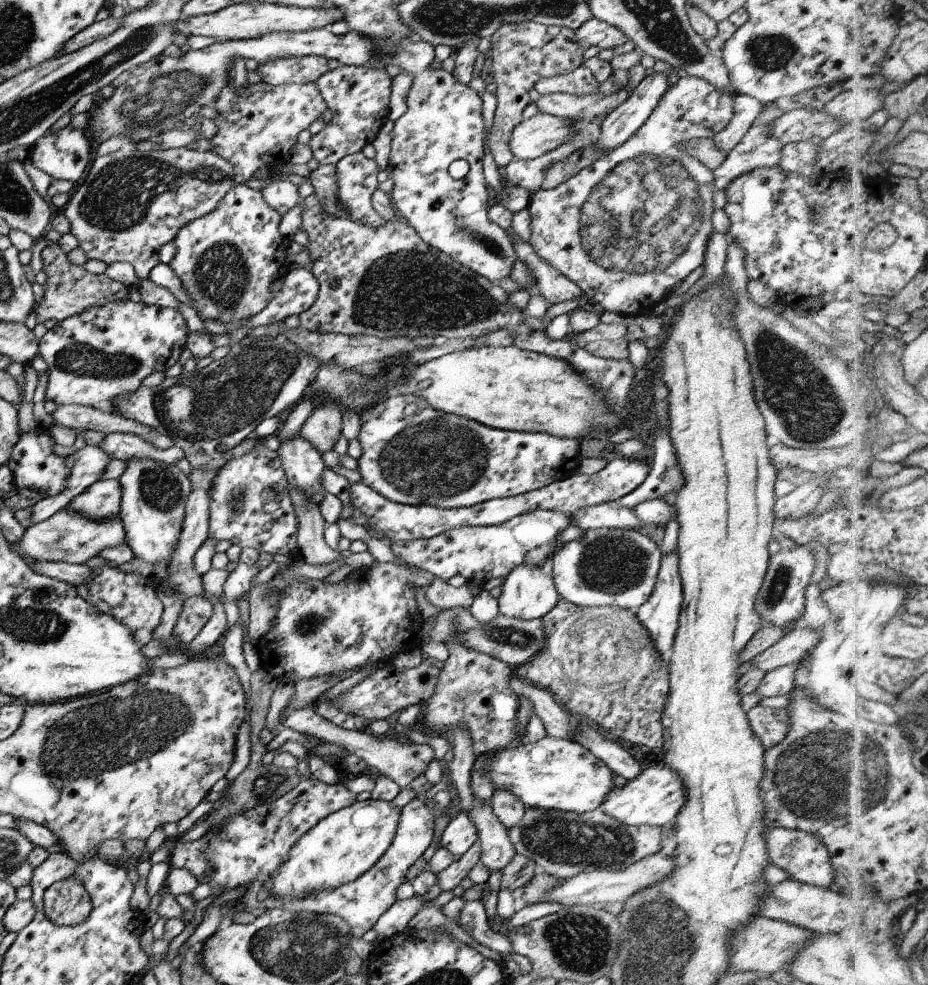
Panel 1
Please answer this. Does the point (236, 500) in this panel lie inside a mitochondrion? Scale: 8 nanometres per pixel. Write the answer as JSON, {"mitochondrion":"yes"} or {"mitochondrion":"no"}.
{"mitochondrion":"yes"}

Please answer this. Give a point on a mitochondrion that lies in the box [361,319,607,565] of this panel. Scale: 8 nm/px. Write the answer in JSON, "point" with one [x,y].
{"point":[439,458]}

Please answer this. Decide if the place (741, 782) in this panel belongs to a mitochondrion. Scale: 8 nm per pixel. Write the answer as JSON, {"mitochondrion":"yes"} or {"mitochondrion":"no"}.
{"mitochondrion":"no"}

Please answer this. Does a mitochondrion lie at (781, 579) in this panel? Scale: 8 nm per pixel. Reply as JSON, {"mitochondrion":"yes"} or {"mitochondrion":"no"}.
{"mitochondrion":"yes"}

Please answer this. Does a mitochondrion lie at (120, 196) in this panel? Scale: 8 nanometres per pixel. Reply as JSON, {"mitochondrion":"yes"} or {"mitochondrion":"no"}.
{"mitochondrion":"yes"}

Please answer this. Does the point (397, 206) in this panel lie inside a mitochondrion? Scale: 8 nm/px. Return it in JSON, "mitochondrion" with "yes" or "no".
{"mitochondrion":"no"}

